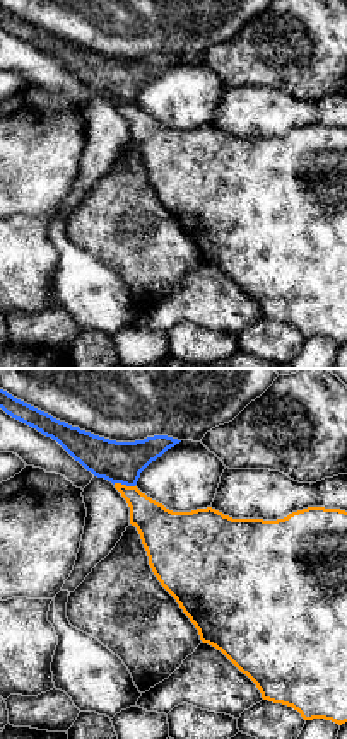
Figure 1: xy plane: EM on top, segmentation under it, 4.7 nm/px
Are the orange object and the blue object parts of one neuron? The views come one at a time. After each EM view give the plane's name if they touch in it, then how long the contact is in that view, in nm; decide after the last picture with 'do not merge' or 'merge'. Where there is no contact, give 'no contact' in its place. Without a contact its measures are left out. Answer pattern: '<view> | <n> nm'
xy | 110 nm

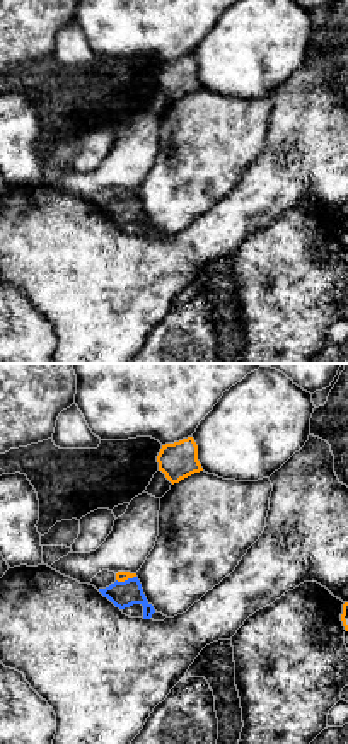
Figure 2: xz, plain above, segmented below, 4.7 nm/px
xz | 100 nm

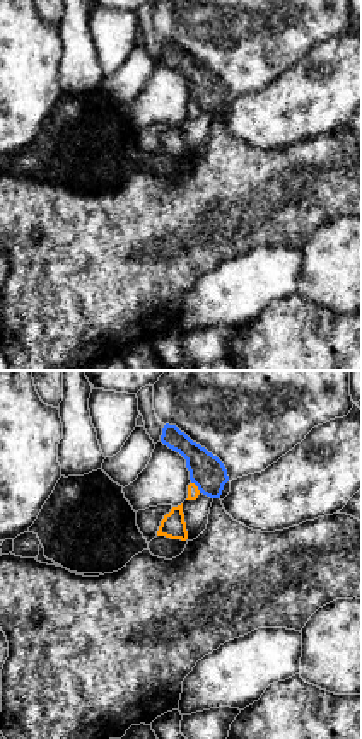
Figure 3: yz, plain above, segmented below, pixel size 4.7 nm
yz | 70 nm

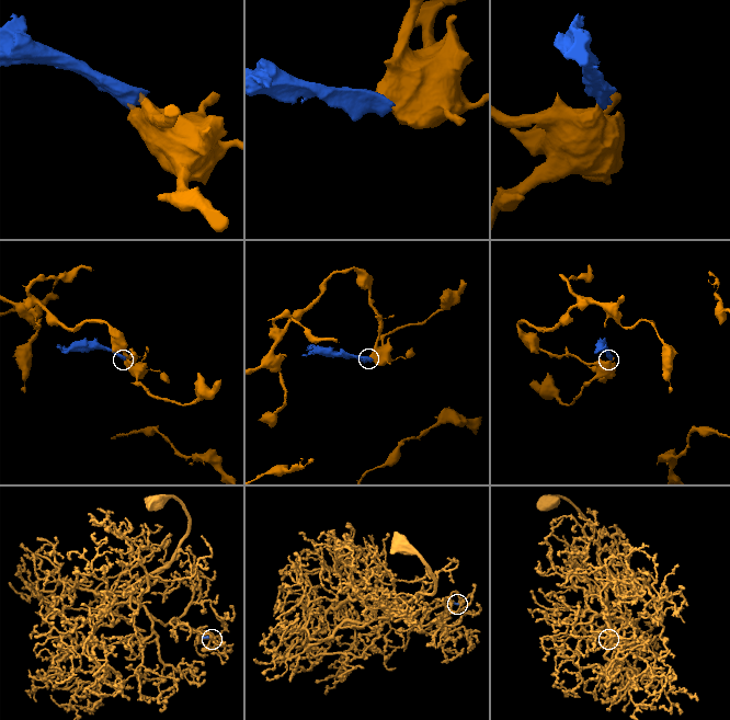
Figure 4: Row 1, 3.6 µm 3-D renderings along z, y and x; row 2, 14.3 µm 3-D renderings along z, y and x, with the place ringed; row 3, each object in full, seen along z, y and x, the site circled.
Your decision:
do not merge

